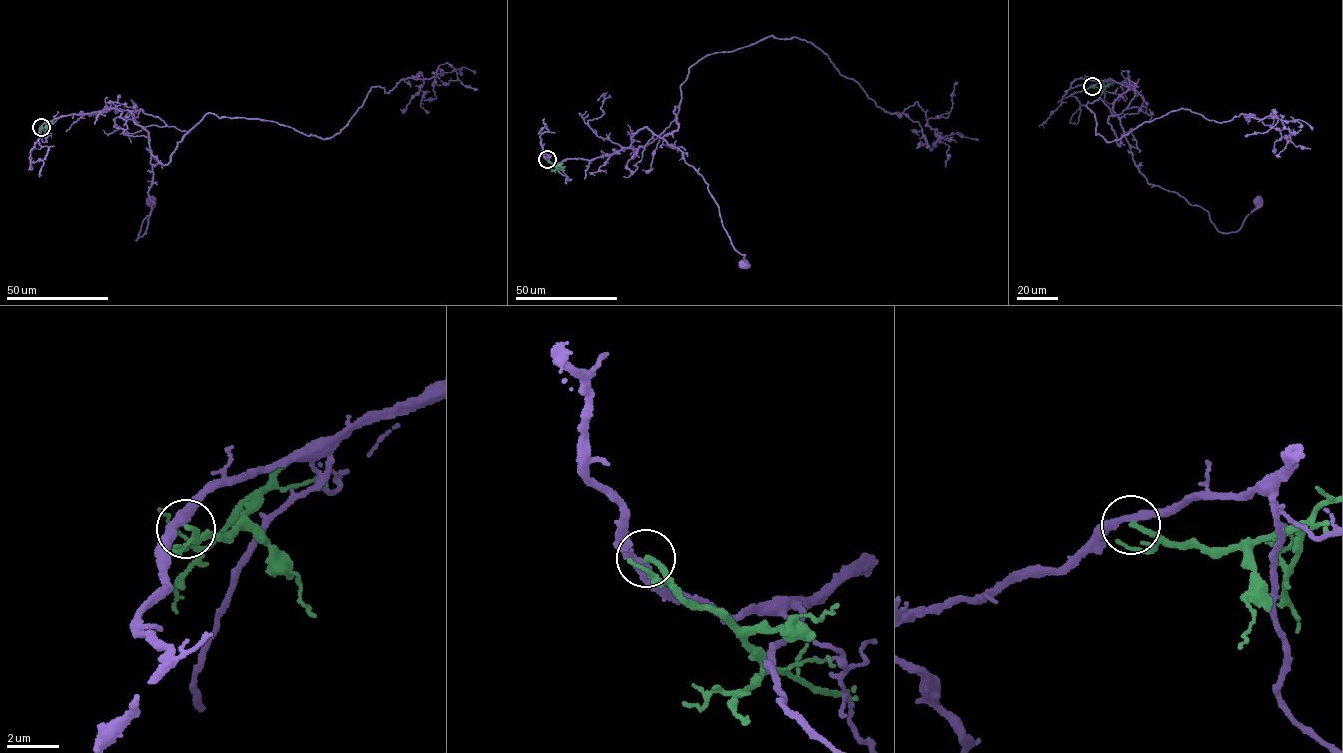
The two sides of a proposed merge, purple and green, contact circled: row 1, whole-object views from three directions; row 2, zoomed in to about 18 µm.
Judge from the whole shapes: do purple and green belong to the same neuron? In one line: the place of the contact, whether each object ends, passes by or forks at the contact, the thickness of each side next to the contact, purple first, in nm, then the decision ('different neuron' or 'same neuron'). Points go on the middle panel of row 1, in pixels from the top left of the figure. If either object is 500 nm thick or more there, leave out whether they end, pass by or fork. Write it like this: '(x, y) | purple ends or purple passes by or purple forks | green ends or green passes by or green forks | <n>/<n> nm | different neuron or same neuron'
(547, 159) | purple passes by | green ends | 320/200 nm | different neuron

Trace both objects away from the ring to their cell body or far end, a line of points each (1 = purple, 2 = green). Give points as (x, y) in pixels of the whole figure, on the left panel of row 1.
1: (41, 127), (128, 110), (148, 132), (153, 173), (154, 205), (136, 240), (150, 202)
2: (41, 127), (54, 120)

